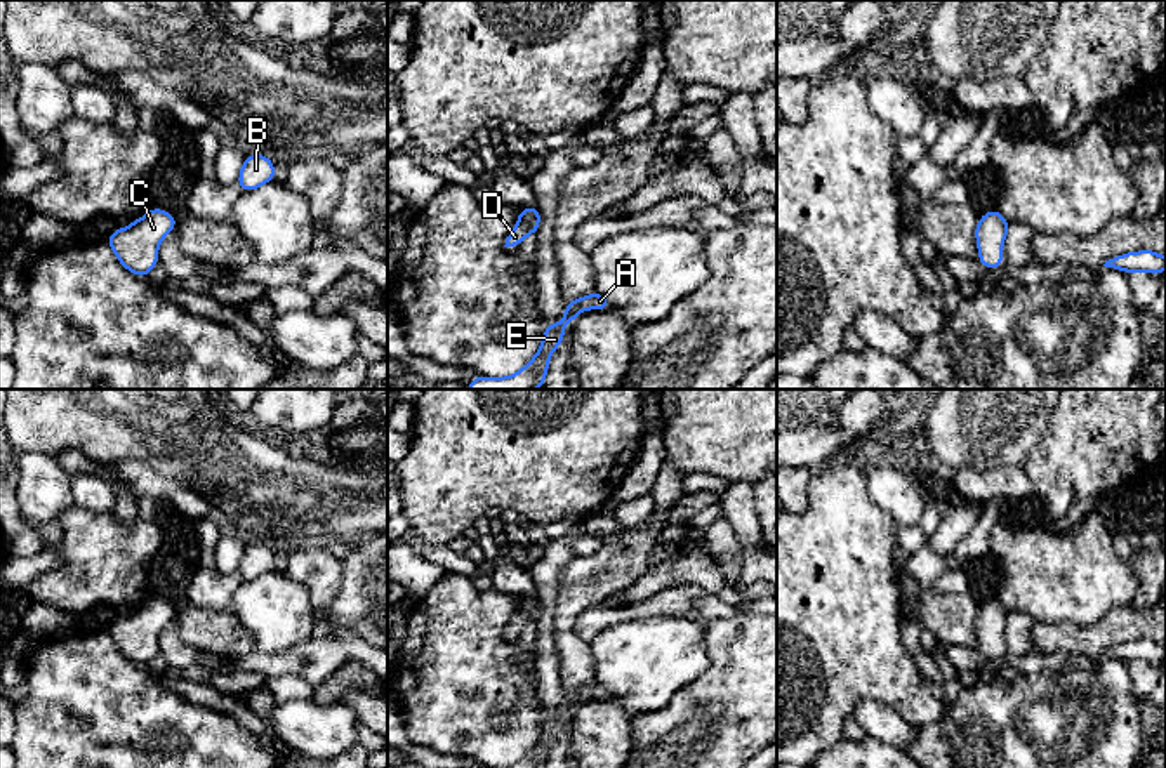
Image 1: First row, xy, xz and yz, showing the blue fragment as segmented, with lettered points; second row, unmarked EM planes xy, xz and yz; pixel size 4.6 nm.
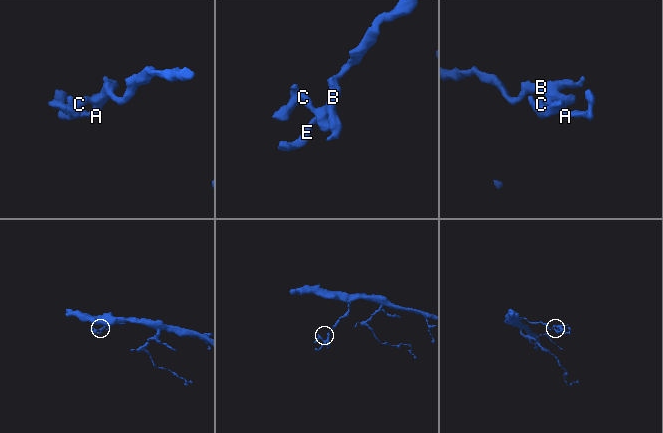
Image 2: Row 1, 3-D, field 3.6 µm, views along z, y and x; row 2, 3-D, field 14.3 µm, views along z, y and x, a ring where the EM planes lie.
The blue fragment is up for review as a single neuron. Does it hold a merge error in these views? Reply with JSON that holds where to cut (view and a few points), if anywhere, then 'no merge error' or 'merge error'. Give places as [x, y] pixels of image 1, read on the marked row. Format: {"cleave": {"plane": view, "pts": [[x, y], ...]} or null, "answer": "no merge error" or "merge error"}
{"cleave": null, "answer": "no merge error"}

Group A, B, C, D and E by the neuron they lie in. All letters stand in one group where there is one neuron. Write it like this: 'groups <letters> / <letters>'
groups A B C D E

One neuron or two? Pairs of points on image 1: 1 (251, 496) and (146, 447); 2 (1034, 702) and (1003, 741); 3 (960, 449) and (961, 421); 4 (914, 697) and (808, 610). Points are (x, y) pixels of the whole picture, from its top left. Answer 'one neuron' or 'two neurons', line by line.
1: one neuron
2: one neuron
3: two neurons
4: one neuron

